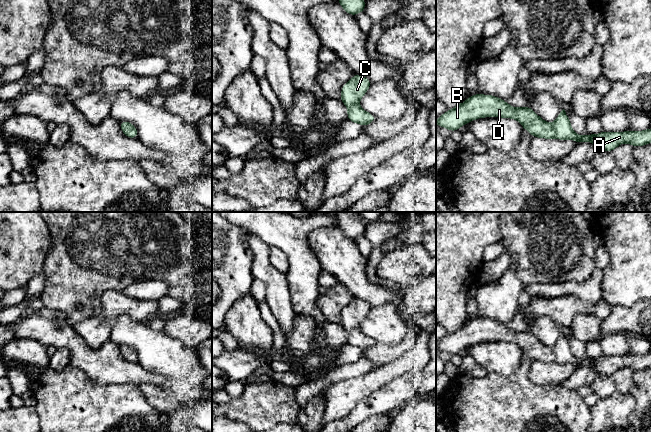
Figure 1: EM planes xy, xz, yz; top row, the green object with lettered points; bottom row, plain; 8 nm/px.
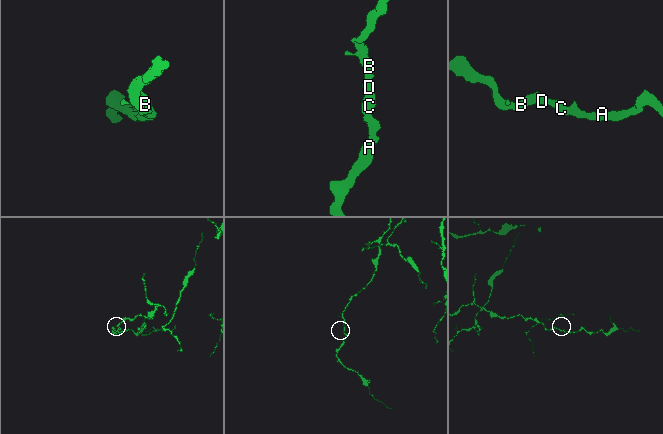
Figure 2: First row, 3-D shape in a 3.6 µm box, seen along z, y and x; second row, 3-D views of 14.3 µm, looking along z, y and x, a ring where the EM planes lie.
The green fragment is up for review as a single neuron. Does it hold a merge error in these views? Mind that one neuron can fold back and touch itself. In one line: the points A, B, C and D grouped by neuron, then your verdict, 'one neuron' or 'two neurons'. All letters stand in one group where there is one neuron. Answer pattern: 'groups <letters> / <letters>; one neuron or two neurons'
groups A B C D; one neuron

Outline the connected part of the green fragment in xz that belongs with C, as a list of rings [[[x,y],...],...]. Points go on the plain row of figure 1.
[[[354,297],[353,302],[346,306],[341,313],[340,324],[348,332],[347,343],[363,351],[377,343],[358,329],[360,323],[365,319],[371,308],[368,302]]]

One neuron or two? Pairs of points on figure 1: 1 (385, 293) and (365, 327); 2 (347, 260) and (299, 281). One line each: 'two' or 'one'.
1: two
2: two

